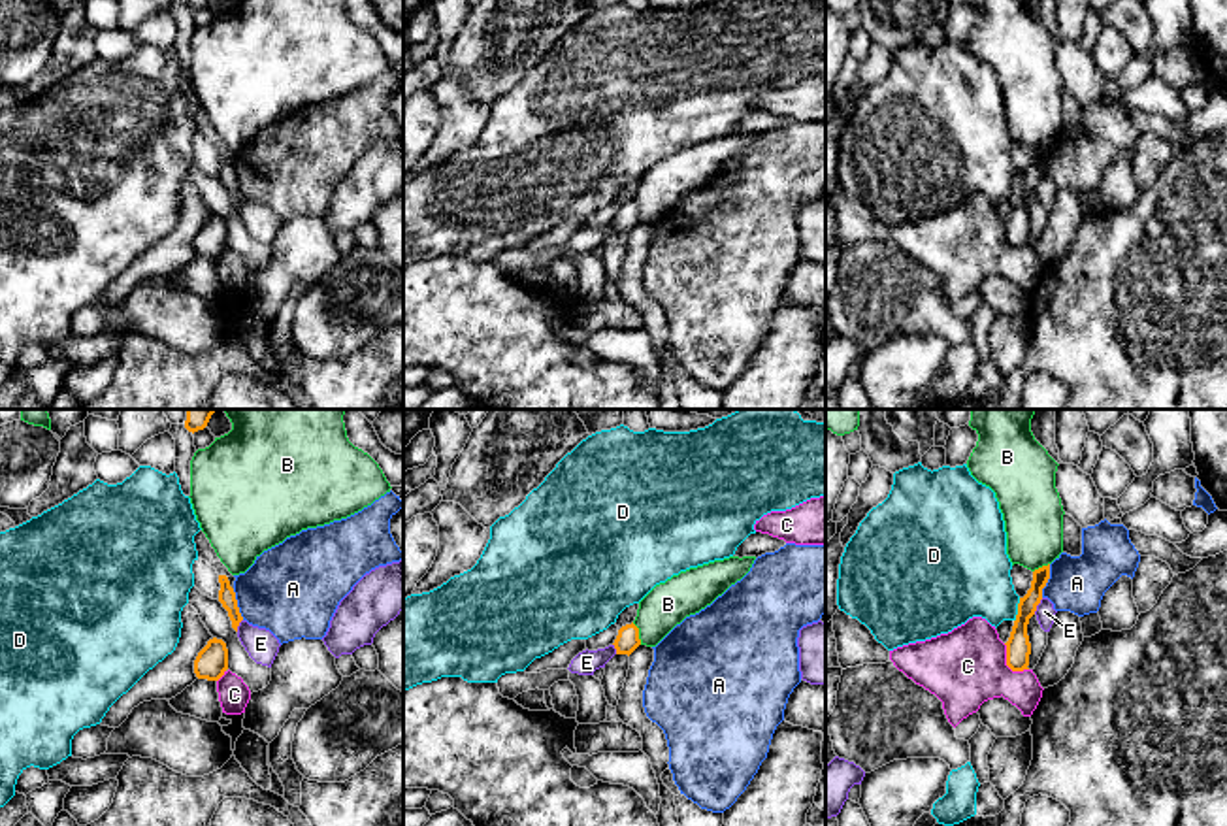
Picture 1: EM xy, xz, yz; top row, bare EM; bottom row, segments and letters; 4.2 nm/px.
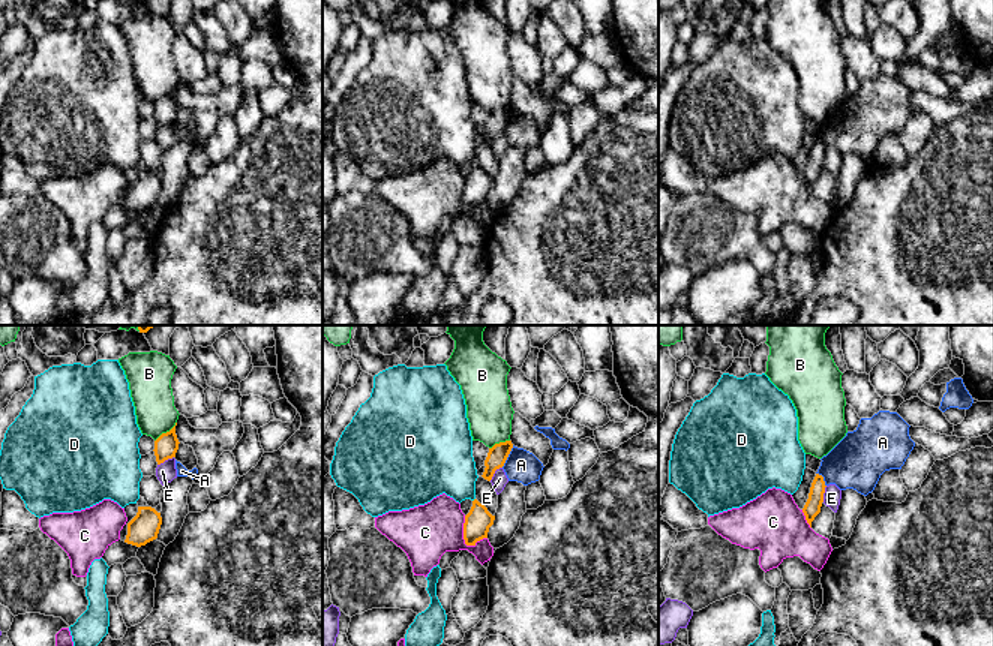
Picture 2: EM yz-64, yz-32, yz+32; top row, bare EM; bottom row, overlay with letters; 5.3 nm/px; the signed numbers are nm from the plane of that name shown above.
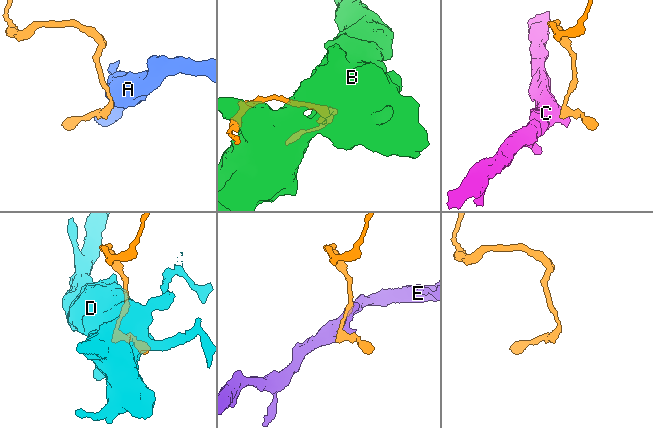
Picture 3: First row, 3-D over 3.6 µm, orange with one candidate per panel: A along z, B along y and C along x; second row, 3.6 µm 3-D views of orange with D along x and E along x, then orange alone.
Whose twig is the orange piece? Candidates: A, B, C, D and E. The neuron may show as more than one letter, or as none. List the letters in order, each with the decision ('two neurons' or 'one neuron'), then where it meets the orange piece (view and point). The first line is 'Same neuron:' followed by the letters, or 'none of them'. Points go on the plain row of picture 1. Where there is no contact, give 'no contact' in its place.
Same neuron: B
A: two neurons | yz (1047, 159)
B: one neuron | xz (638, 212)
C: two neurons | yz (1007, 242)
D: two neurons | yz (1018, 187)
E: two neurons | yz (1037, 181)

